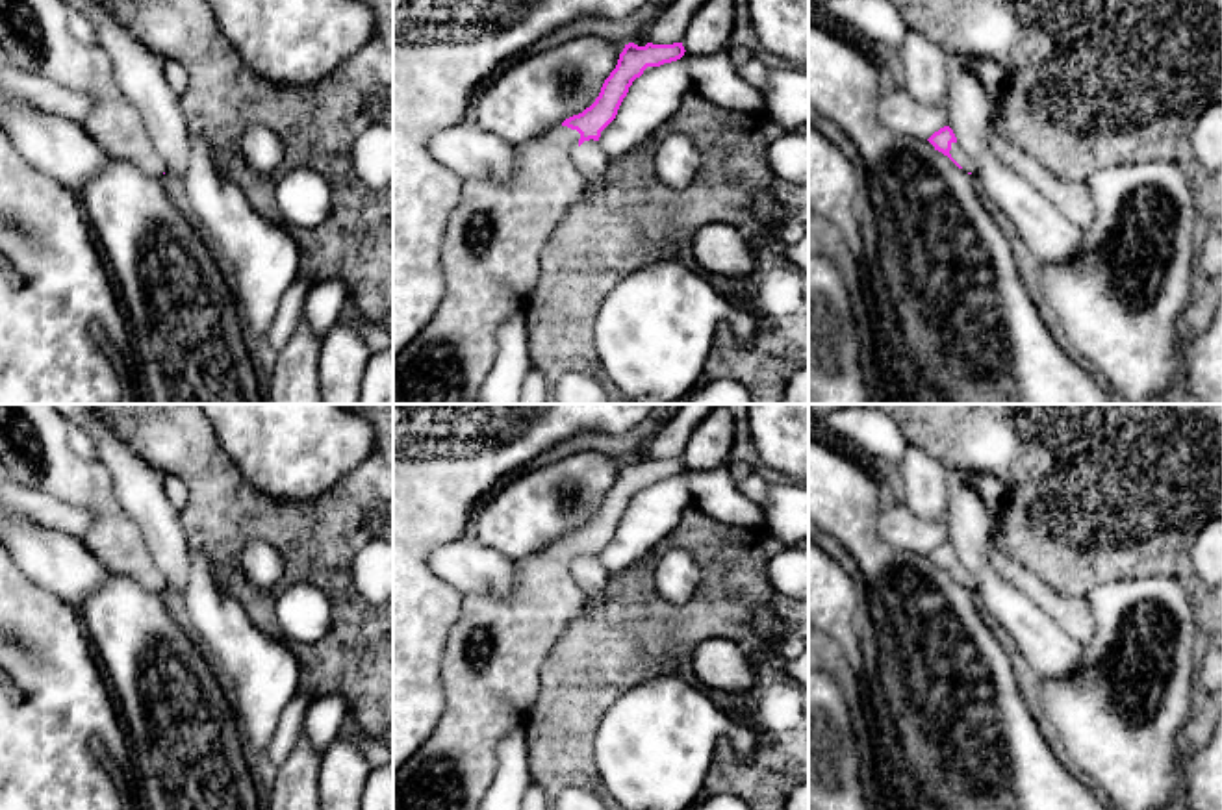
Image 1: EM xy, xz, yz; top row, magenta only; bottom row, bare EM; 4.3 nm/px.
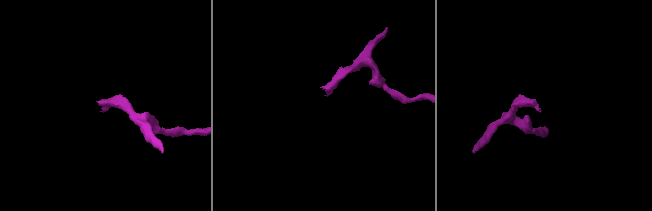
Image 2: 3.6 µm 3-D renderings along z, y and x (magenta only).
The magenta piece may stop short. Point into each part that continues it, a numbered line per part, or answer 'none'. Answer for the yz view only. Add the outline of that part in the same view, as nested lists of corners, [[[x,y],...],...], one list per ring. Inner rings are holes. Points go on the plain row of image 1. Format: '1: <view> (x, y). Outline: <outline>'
1: yz (959, 568). Outline: [[[951,558],[949,569],[962,582],[962,586],[975,591],[977,582],[975,582],[975,576],[970,573],[968,562],[964,562],[961,558]]]

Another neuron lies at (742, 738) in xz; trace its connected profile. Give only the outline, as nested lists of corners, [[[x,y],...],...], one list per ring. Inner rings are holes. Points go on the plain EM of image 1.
[[[734,723],[727,738],[742,760],[749,760],[757,753],[755,734],[747,727]]]

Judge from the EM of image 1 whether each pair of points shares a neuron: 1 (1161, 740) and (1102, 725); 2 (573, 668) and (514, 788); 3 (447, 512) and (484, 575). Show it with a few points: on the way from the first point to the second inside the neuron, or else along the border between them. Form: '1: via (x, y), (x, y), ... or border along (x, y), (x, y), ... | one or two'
1: via (1146, 740), (1132, 740), (1117, 725) | one
2: border along (525, 725), (529, 759) | two
3: border along (468, 532), (438, 544), (425, 560) | two

